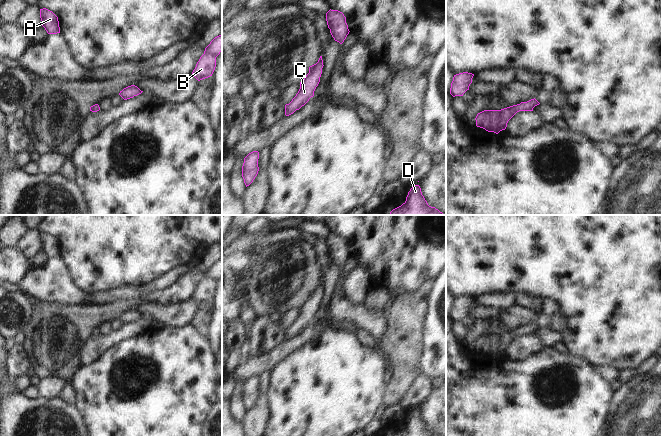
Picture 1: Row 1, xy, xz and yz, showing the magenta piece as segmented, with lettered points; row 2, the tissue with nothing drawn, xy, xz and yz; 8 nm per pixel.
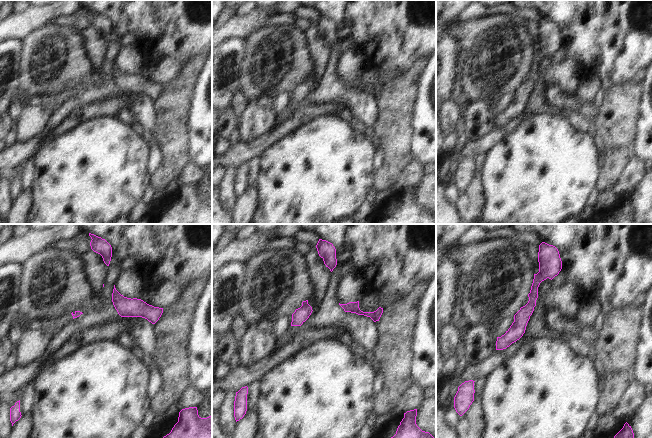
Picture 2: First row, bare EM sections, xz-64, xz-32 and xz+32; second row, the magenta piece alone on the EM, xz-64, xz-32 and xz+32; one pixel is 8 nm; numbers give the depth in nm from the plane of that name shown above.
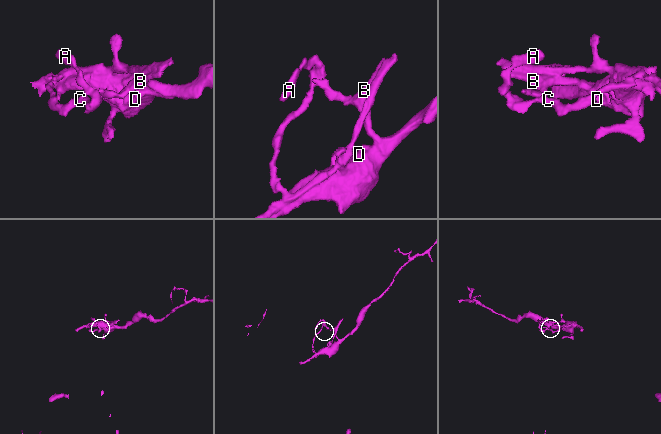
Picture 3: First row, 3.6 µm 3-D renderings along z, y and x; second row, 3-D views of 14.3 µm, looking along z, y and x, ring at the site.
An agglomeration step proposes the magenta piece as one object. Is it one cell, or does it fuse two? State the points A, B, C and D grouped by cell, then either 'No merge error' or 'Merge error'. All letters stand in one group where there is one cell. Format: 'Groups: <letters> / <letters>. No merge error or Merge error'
Groups: A B C D. No merge error

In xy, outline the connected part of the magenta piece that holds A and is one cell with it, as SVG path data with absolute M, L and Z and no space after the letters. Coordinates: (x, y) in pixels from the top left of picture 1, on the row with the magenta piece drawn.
M46 8L40 9L40 18L48 34L60 33L58 17L52 11Z

